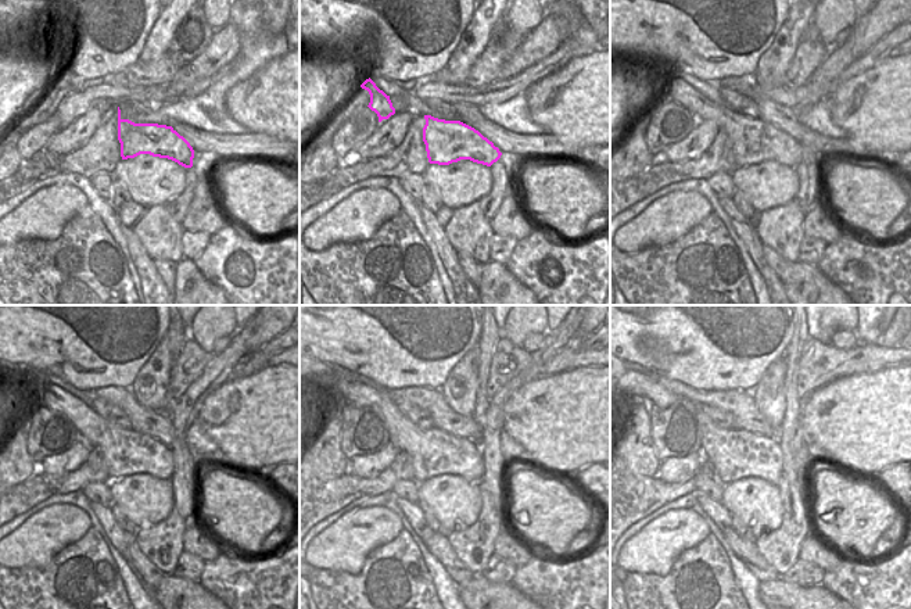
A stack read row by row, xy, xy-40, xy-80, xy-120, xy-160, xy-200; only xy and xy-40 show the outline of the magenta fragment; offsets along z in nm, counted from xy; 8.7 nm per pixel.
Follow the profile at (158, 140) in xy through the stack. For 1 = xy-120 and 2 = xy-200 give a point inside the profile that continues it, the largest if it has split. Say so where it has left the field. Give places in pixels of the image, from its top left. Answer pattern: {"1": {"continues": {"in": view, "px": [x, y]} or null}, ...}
{"1": {"continues": {"in": "xy-120", "px": [126, 452]}}, "2": {"continues": {"in": "xy-200", "px": [735, 454]}}}

